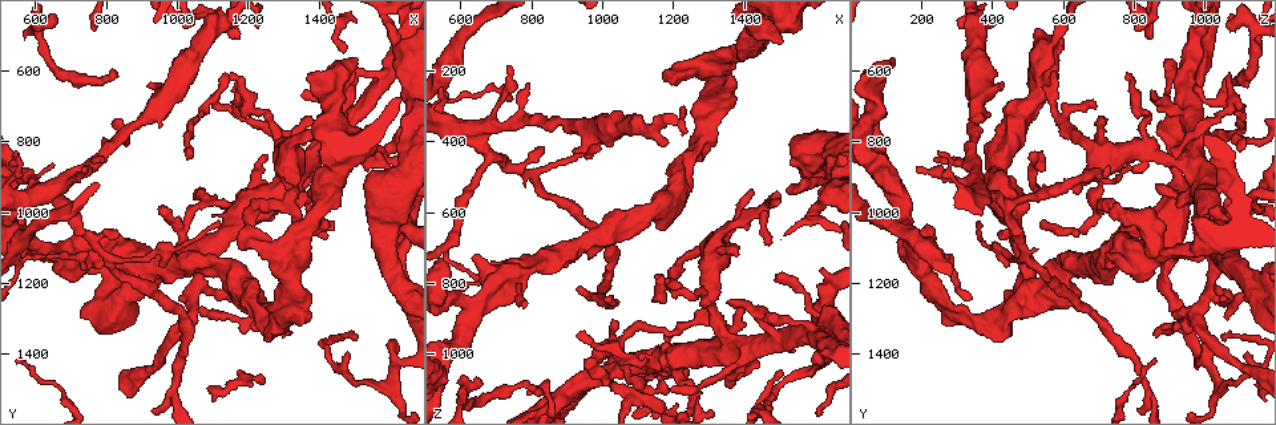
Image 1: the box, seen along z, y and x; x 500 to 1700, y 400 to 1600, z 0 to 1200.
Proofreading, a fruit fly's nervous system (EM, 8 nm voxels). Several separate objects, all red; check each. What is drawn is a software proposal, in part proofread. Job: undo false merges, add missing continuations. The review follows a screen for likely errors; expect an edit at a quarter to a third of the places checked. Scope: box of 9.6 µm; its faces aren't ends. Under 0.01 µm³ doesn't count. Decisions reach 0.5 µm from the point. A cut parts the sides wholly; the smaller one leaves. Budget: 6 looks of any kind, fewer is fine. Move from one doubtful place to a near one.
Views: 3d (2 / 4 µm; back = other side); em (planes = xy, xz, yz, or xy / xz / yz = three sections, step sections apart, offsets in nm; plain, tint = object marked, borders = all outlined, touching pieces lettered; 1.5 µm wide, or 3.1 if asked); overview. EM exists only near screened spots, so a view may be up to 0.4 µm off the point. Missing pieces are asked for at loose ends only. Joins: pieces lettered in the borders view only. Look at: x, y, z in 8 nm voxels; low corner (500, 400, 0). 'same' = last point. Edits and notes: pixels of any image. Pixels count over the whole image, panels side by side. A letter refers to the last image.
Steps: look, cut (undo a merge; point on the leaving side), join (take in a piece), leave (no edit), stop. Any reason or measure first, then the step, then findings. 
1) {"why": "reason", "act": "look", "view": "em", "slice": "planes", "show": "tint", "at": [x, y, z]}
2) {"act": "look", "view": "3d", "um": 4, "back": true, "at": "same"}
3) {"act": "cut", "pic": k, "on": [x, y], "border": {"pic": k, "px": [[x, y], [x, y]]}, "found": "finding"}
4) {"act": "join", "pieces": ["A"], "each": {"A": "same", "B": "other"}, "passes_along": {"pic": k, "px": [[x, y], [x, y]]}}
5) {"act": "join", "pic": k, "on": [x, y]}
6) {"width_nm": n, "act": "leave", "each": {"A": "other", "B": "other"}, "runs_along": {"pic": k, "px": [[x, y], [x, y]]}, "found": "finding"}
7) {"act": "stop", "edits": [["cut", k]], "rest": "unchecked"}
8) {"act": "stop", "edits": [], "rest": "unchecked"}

{"why": "stops while still wide", "act": "look", "view": "3d", "um": 2, "at": [920, 640, 430]}

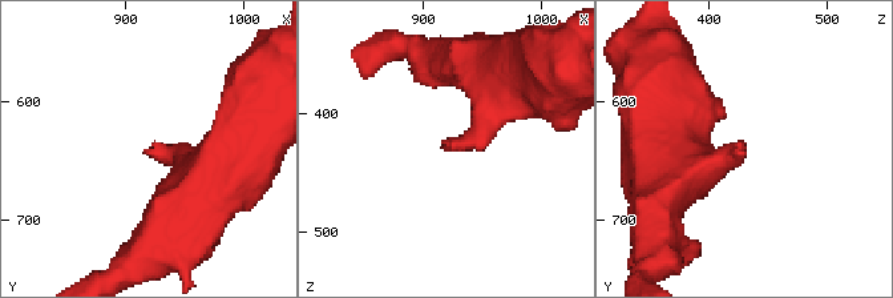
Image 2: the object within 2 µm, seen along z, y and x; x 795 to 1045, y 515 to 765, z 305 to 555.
{"why": "shape alone is not enough", "act": "look", "view": "em", "slice": "planes", "show": "borders", "at": [916, 646, 430]}

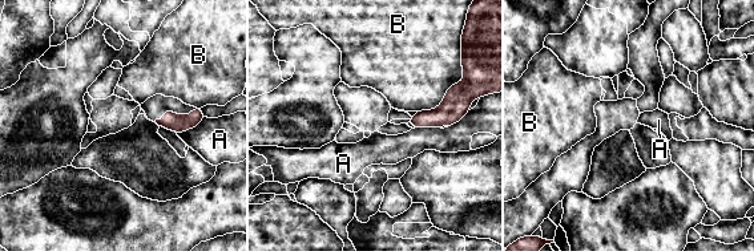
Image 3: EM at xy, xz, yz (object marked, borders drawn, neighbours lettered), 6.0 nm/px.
{"longest_contact_nm": ["B", 480], "act": "leave", "each": {"A": "other", "B": "other"}, "runs_along": {"pic": 3, "px": [[478, 84], [443, 116], [414, 122]]}, "found": "no lettered piece goes on from it"}

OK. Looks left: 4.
{"why": "thick turns thin", "act": "look", "view": "em", "slice": "xy", "step": 4, "show": "tint", "at": [1630, 530, 570]}

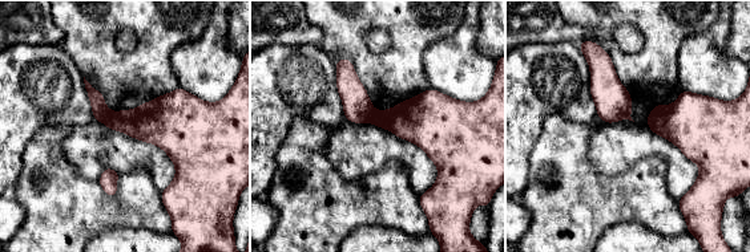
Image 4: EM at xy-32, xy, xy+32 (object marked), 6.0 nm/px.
{"act": "look", "view": "em", "slice": "planes", "show": "borders", "at": "same"}

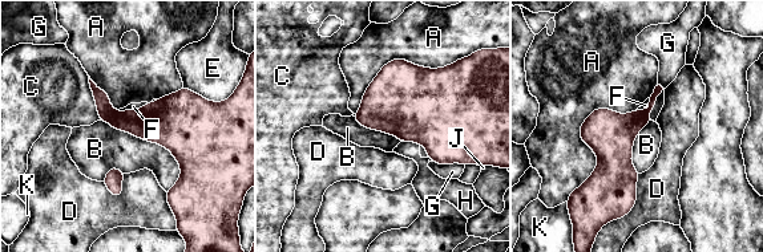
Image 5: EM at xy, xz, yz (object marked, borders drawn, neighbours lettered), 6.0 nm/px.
{"width_nm": 240, "act": "cut", "pic": 5, "on": [153, 122], "each": {"A": "other", "B": "other", "C": "other", "D": "other", "E": "other", "F": "other", "G": "other", "H": "other", "J": "other", "K": "other"}, "border": {"pic": 5, "px": [[117, 113], [109, 122]]}, "found": "two neurons meet here"}

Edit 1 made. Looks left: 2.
{"act": "stop", "edits": [["cut", 5]], "rest": "unchecked"}

